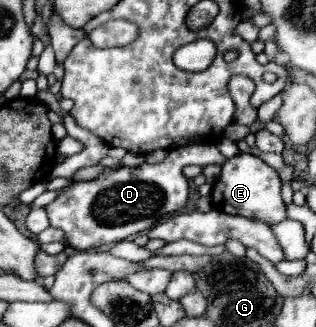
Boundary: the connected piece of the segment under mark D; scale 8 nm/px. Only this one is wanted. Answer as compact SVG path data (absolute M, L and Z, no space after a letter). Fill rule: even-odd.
M186 145L172 149L162 163L150 165L142 163L140 167L112 167L102 171L92 181L72 183L46 207L50 227L64 231L64 239L74 249L94 249L104 243L112 245L124 241L130 235L152 229L160 217L176 213L186 205L188 197L182 197L182 167L186 165L224 165L226 157L216 149L216 145Z

